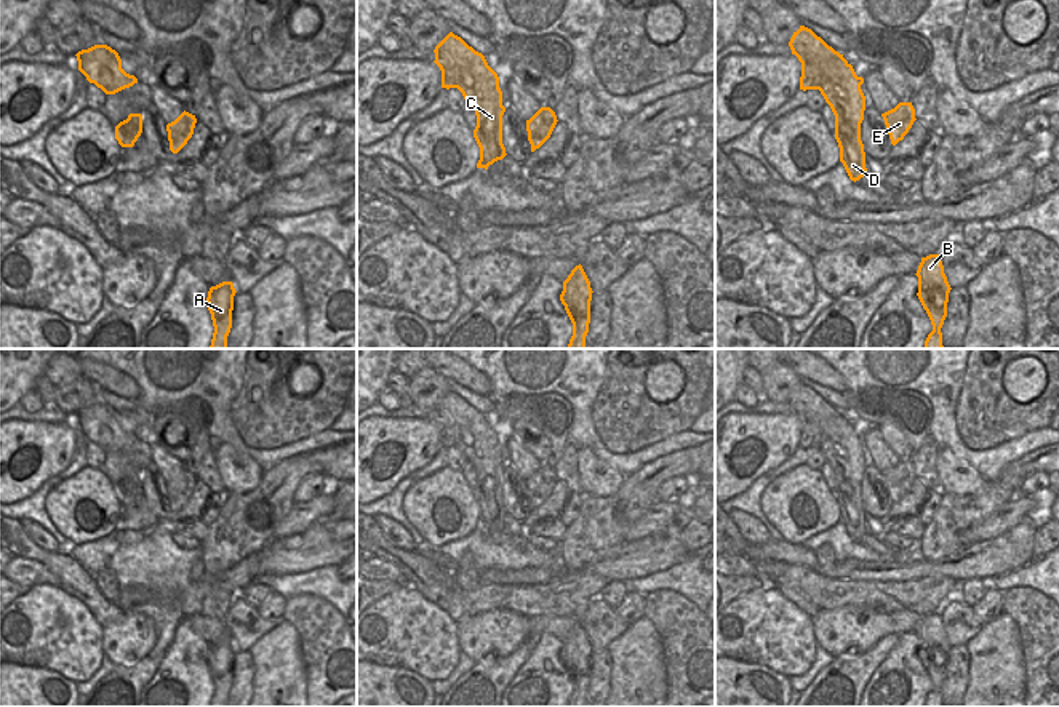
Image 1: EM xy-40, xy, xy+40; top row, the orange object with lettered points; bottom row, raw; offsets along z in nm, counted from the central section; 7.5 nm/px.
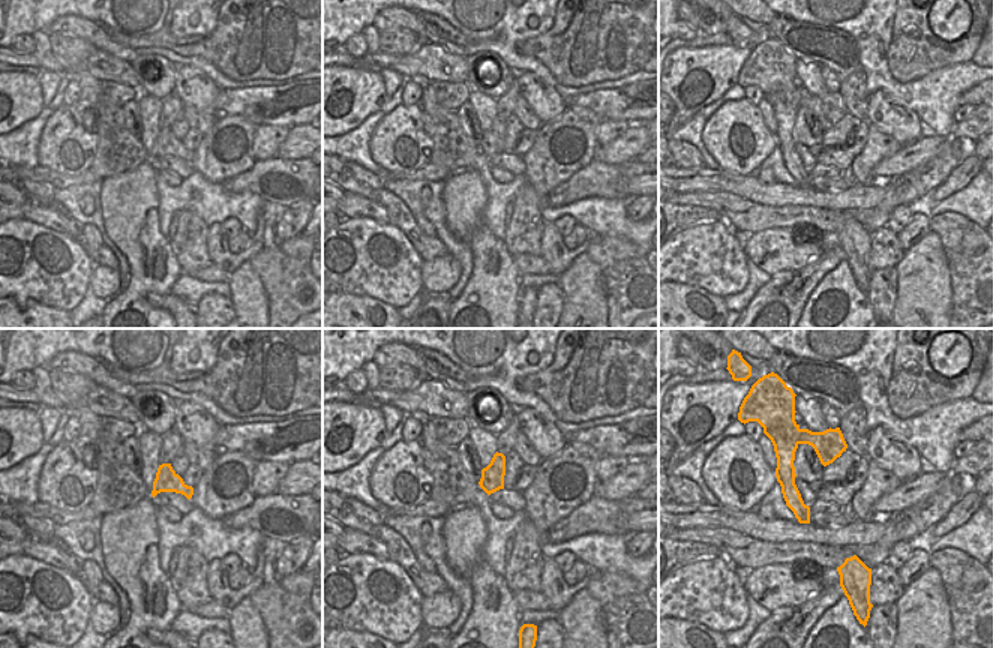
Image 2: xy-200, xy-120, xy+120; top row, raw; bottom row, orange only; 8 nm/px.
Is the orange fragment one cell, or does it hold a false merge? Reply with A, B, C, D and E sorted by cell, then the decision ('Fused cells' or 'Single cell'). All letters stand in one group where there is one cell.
Groups: A B C D / E. Fused cells.

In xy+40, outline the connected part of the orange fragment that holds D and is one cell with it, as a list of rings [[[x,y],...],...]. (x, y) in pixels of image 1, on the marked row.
[[[800,26],[800,29],[793,32],[789,46],[792,54],[795,54],[801,64],[821,66],[822,85],[819,91],[835,115],[835,139],[840,147],[840,162],[843,163],[849,179],[854,182],[859,181],[867,176],[865,152],[861,141],[861,123],[865,110],[865,96],[861,90],[864,78],[856,75],[853,66],[838,51],[805,26]]]

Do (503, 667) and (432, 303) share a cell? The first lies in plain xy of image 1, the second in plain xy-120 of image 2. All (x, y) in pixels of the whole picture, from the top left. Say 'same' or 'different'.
same

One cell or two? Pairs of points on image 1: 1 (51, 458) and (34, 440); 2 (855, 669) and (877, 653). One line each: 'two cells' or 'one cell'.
1: one cell
2: one cell

